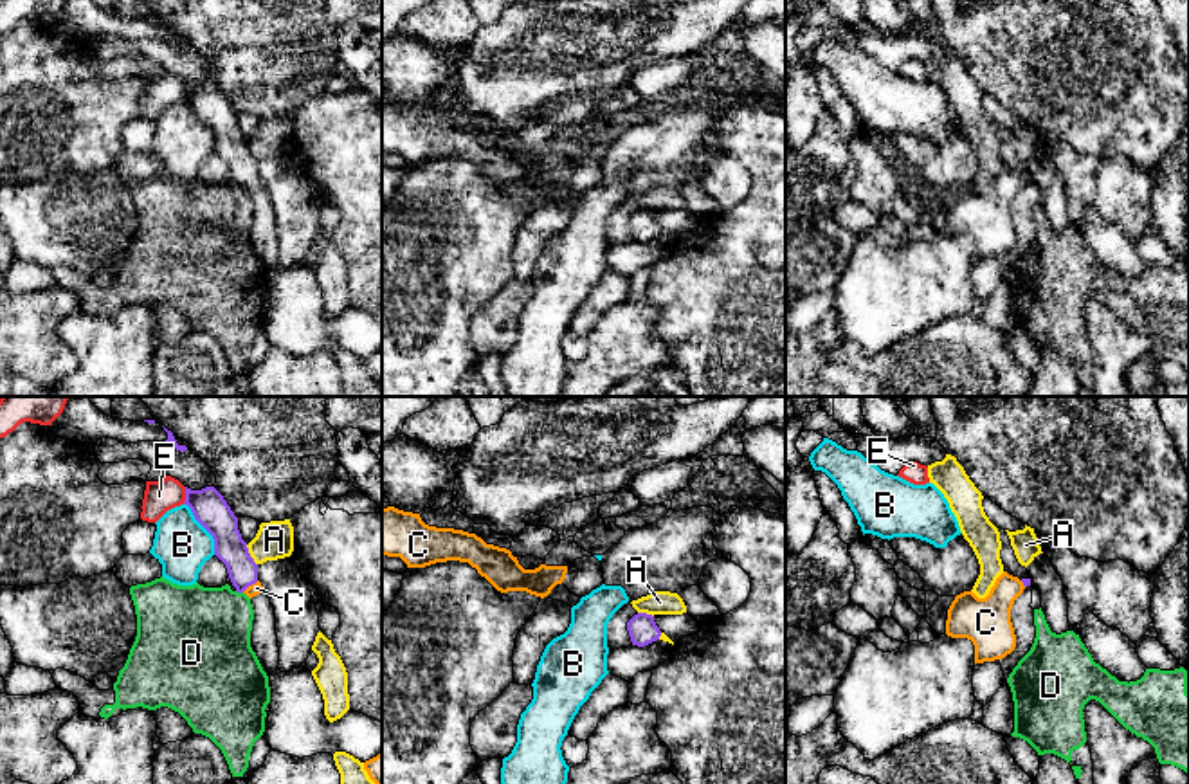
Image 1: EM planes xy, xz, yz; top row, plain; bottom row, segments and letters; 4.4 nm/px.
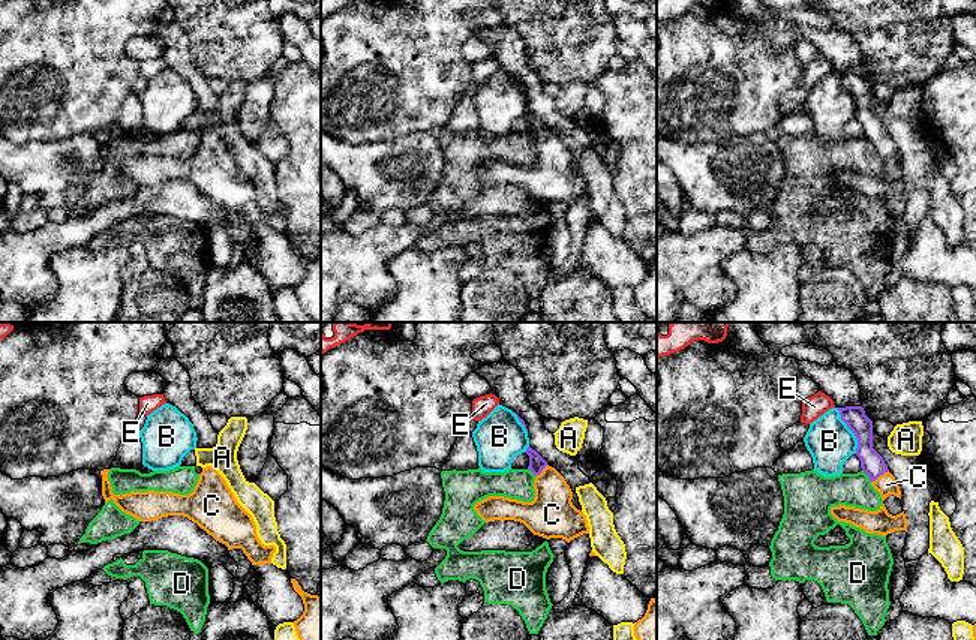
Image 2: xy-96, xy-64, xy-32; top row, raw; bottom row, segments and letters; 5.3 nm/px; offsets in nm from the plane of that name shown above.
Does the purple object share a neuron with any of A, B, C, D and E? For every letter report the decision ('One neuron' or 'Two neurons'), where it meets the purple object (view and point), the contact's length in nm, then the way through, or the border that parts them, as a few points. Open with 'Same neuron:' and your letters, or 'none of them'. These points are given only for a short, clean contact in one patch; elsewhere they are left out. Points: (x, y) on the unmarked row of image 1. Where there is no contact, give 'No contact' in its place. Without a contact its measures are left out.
Same neuron: C
A: Two neurons. Touches purple at xy (249, 152). Shared border 110 nm
B: Two neurons. Touches purple at xy (204, 123). Shared border 280 nm. Boundary: xy (184, 100), (211, 132), (215, 150)
C: One neuron. Touches purple at xy (249, 181). Shared border 90 nm. Path across: xy (229, 143), (249, 181), (256, 184)
D: Two neurons. Touches purple at xy (240, 188). Shared border 40 nm. Boundary: xy (236, 186), (242, 190)
E: Two neurons. Touches purple at xy (186, 92). Shared border 80 nm. Boundary: xy (186, 83), (182, 100)

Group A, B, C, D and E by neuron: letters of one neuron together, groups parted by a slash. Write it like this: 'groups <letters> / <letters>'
groups A / B / C / D / E

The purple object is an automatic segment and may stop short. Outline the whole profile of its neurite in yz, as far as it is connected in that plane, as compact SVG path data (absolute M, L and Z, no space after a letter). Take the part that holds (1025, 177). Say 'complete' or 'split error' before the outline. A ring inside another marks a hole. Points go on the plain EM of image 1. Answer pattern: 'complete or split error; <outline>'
split error; M1003 168L985 195L973 187L957 191L948 205L946 231L971 236L975 260L1005 254L1016 243L1011 205L1027 182L1030 175L1020 177Z

